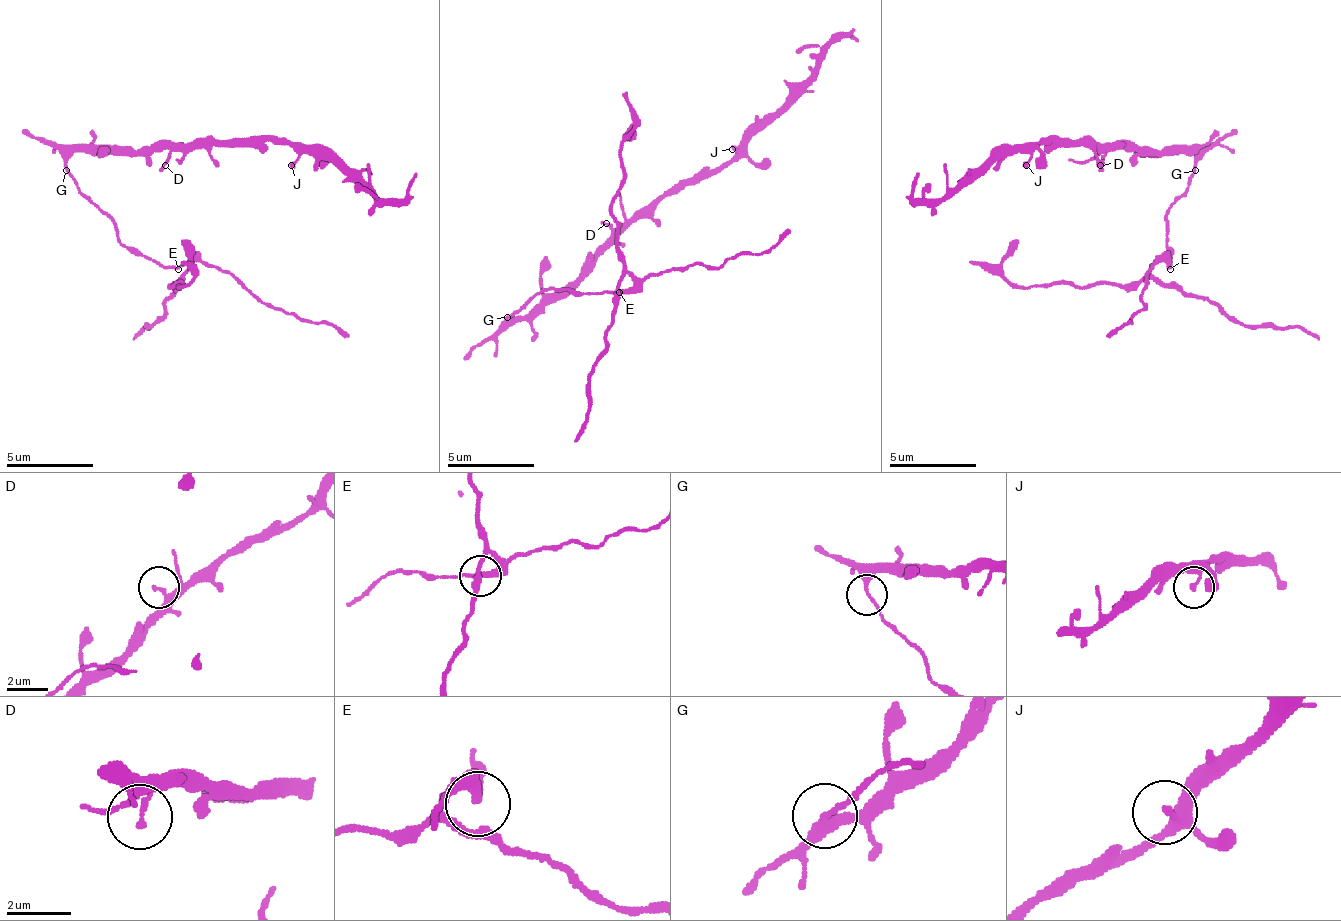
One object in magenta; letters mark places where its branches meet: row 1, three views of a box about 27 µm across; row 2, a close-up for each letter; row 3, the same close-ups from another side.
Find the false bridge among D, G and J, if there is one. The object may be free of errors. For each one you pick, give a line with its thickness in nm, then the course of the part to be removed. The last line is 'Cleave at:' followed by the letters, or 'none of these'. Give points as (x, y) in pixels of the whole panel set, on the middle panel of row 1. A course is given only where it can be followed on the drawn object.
G: 200 nm | (506, 318), (550, 288), (624, 292), (632, 279), (619, 257), (619, 223), (611, 210), (632, 123), (624, 140)
Cleave at: G

